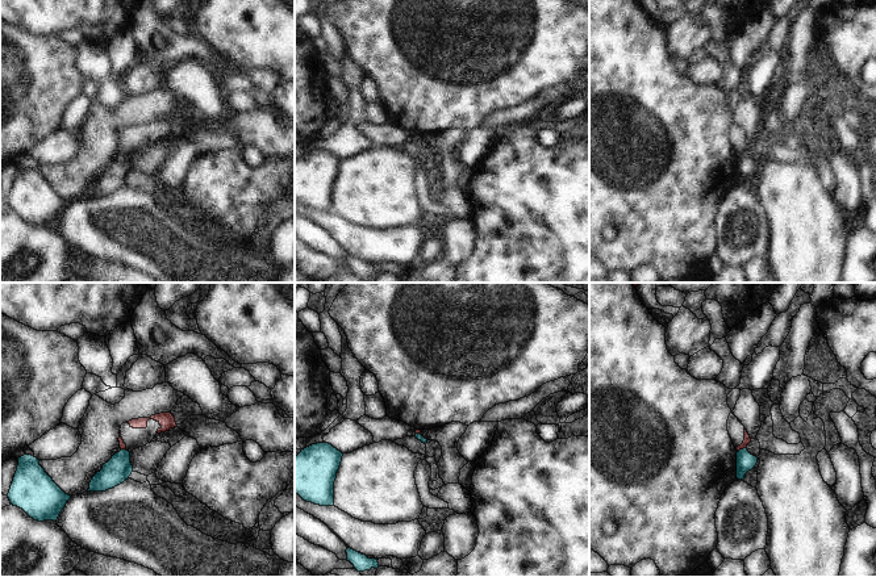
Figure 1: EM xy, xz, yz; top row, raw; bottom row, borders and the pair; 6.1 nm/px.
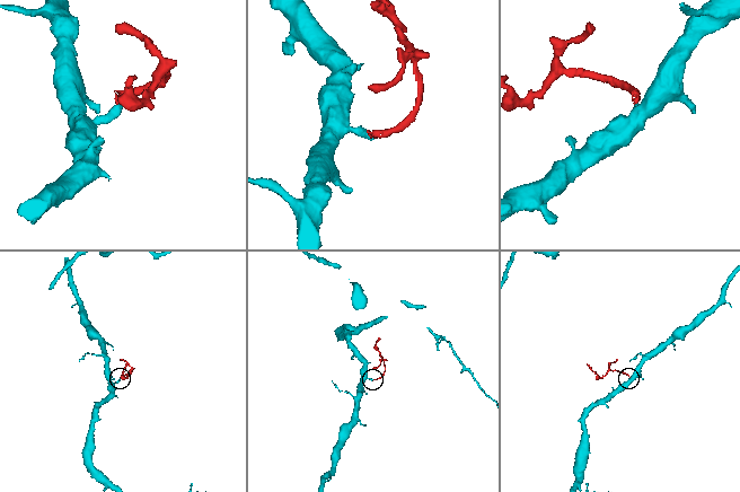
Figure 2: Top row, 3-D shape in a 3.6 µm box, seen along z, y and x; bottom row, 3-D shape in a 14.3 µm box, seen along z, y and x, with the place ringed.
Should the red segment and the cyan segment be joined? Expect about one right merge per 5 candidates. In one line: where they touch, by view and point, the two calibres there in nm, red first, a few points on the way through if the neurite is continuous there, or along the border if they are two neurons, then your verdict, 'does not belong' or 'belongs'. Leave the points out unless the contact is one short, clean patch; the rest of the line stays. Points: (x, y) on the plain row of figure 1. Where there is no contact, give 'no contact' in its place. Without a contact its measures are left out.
yz (741, 154) | 50/110 nm | along yz (745, 153), (738, 157) | does not belong

